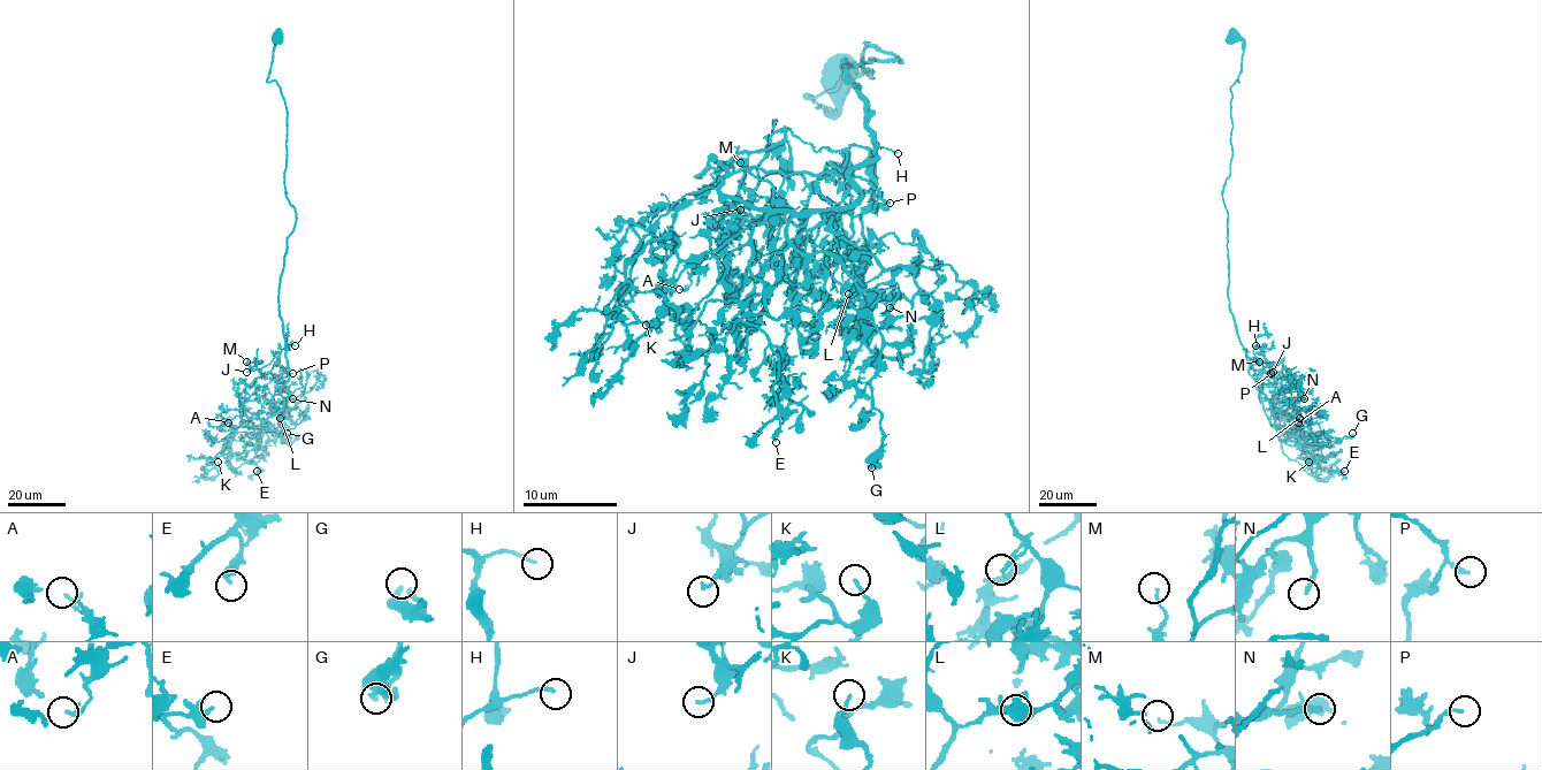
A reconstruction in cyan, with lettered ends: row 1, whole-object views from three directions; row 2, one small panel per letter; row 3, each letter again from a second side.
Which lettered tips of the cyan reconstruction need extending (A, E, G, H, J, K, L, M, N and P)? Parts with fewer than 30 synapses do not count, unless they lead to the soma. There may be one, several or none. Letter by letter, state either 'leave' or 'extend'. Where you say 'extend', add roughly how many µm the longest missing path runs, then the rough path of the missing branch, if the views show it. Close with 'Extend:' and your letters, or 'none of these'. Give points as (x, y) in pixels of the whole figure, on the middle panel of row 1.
A: leave
E: leave
G: leave
H: extend; about 9 µm are missing; missing branch runs (898, 153), (905, 205), (907, 214), (911, 214)
J: extend; about 6 µm are missing; missing branch runs (740, 210), (728, 205), (724, 198), (728, 183), (735, 181)
K: leave
L: leave
M: leave
N: extend; about 9 µm are missing; missing branch runs (890, 307), (905, 320), (907, 348), (887, 368)
P: extend; about 15 µm are missing; missing branch runs (890, 203), (916, 205), (921, 210), (905, 249), (909, 271)
Extend: H, J, N, P

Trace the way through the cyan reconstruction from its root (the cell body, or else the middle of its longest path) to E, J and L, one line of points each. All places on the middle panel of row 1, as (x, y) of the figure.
E: (839, 78), (806, 97), (900, 61), (844, 63), (860, 195), (754, 223), (776, 442)
J: (839, 78), (806, 97), (900, 61), (844, 63), (860, 195), (728, 198), (776, 131), (740, 210)
L: (839, 78), (806, 97), (900, 61), (844, 63), (876, 155), (787, 228), (848, 294)

